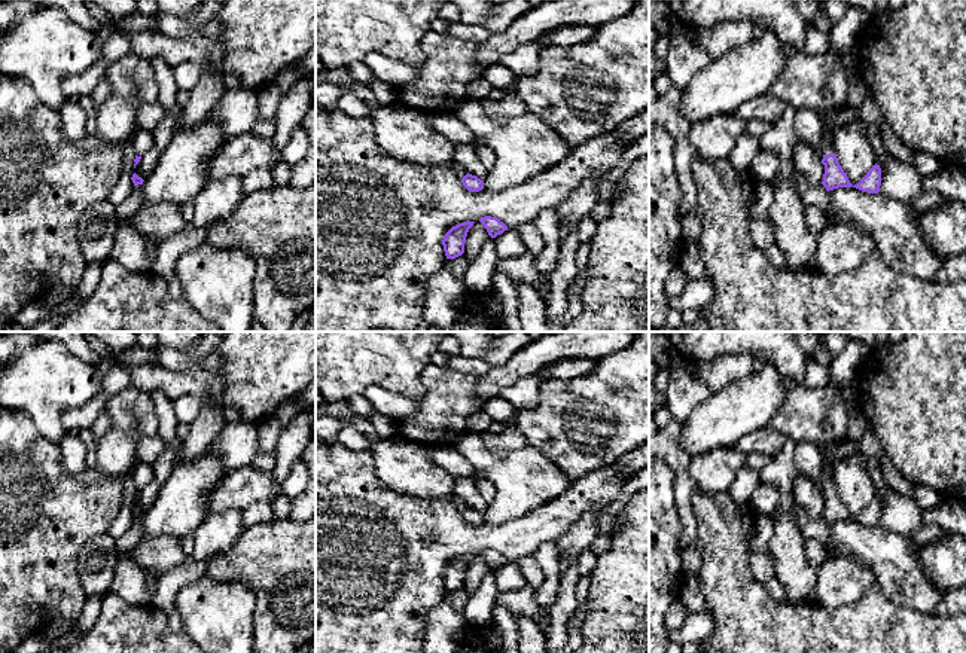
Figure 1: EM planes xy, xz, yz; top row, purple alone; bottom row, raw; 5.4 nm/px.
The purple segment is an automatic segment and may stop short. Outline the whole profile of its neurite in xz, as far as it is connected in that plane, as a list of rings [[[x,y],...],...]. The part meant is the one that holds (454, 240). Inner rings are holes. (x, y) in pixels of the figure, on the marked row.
[[[475,222],[458,223],[445,234],[442,245],[447,259],[455,259],[464,253],[466,237],[473,223]]]

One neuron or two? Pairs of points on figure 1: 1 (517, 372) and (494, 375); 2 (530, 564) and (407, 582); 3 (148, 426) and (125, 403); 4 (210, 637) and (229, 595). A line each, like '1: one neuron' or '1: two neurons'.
1: one neuron
2: two neurons
3: one neuron
4: one neuron

